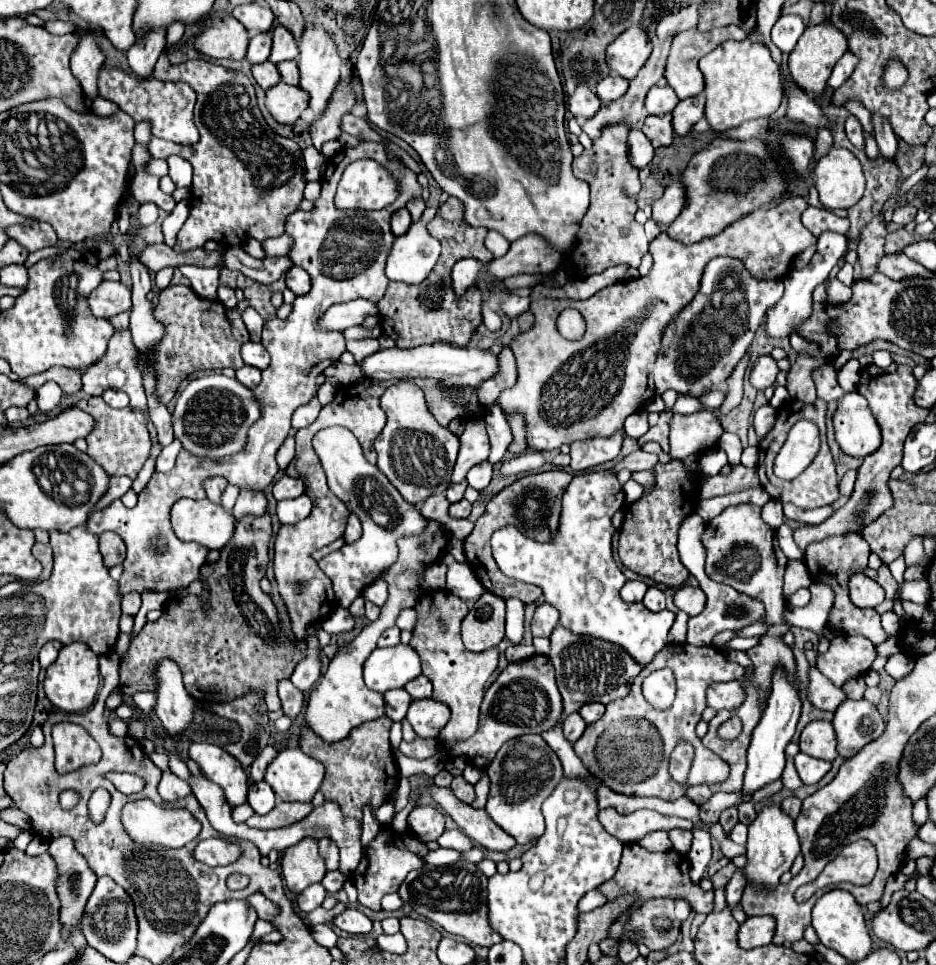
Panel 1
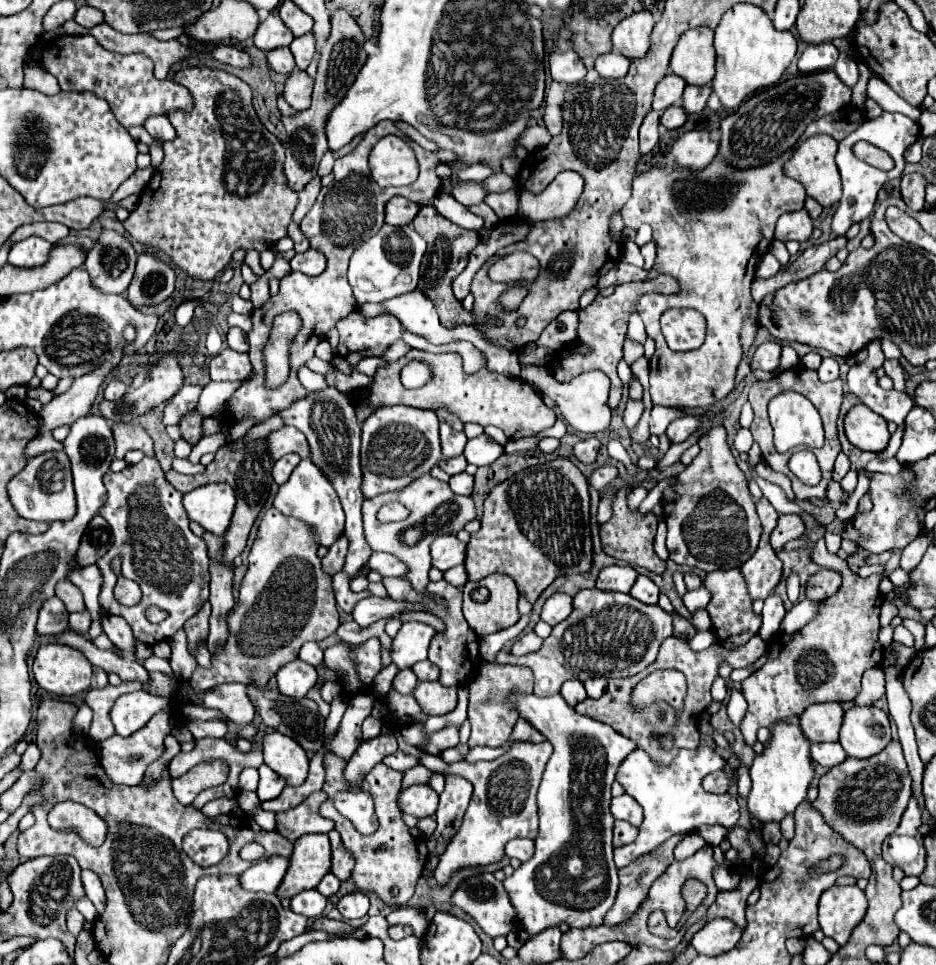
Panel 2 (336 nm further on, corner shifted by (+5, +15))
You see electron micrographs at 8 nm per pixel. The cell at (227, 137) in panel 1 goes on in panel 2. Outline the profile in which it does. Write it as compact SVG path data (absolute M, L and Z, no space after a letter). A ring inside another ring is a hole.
M209 66L183 68L173 74L173 82L189 88L191 96L195 98L195 112L169 112L167 118L177 130L177 140L165 142L165 158L153 182L149 182L141 194L137 208L123 222L123 226L133 240L167 254L169 260L191 278L211 280L225 270L235 250L243 248L261 252L263 248L271 248L273 242L287 236L287 226L297 206L297 192L289 188L283 172L285 148L255 114L253 90L247 82L231 72Z

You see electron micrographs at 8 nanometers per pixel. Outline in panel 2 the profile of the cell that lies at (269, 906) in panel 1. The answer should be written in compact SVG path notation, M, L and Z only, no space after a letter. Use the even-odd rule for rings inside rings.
M305 834L293 844L289 868L277 888L279 898L293 898L301 890L317 888L331 868L331 848L327 834Z

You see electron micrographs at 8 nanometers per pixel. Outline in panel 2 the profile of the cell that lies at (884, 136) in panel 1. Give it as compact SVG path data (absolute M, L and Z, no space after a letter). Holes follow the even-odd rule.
M839 54L839 60L837 60L837 66L833 68L835 72L837 72L837 76L849 86L849 88L853 88L855 84L857 84L857 80L859 80L859 70L857 70L857 64L851 60L851 58L847 58L845 54Z

